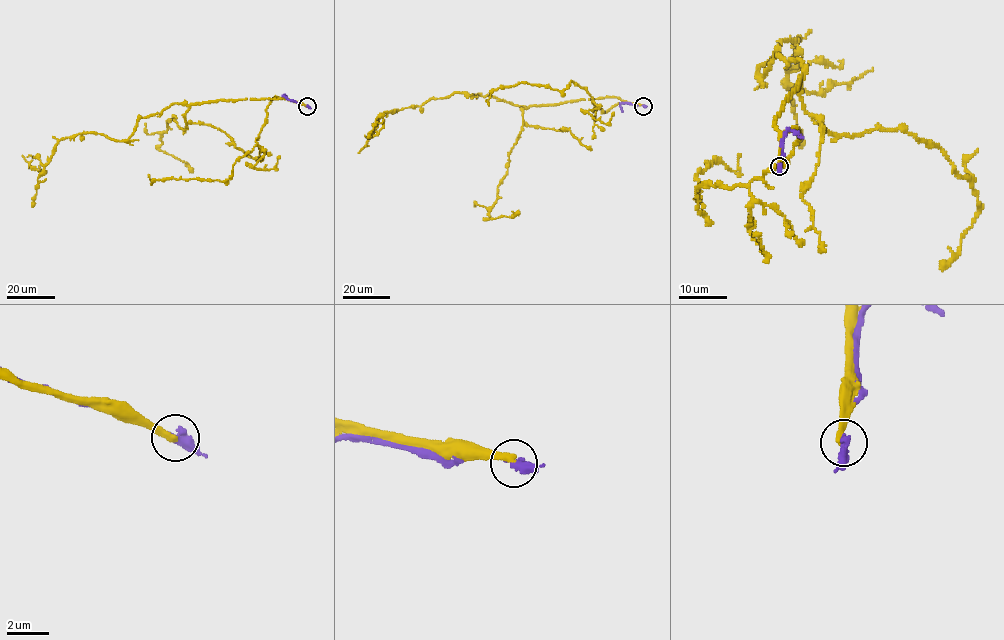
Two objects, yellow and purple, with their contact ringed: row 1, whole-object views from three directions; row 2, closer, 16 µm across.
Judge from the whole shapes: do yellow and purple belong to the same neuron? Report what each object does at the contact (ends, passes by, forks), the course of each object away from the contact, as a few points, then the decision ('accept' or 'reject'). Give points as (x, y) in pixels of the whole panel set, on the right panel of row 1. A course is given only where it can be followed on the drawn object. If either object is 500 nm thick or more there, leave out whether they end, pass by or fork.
yellow ends; purple ends; course yellow (779, 166), (802, 77), (778, 49), (758, 74), (779, 41), (798, 37), (786, 80), (806, 91), (873, 70); course purple (779, 166), (783, 136), (787, 130), (793, 130), (802, 138); reject

